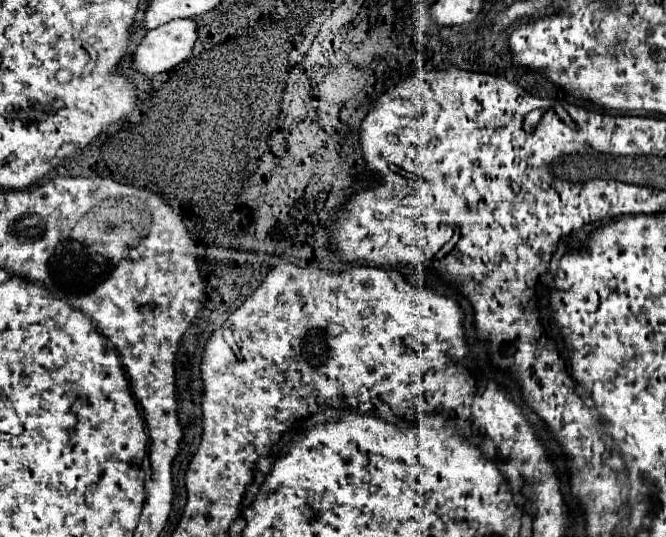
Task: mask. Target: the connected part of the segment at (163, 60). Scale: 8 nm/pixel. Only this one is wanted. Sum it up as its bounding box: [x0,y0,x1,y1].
[130,19,196,75]

